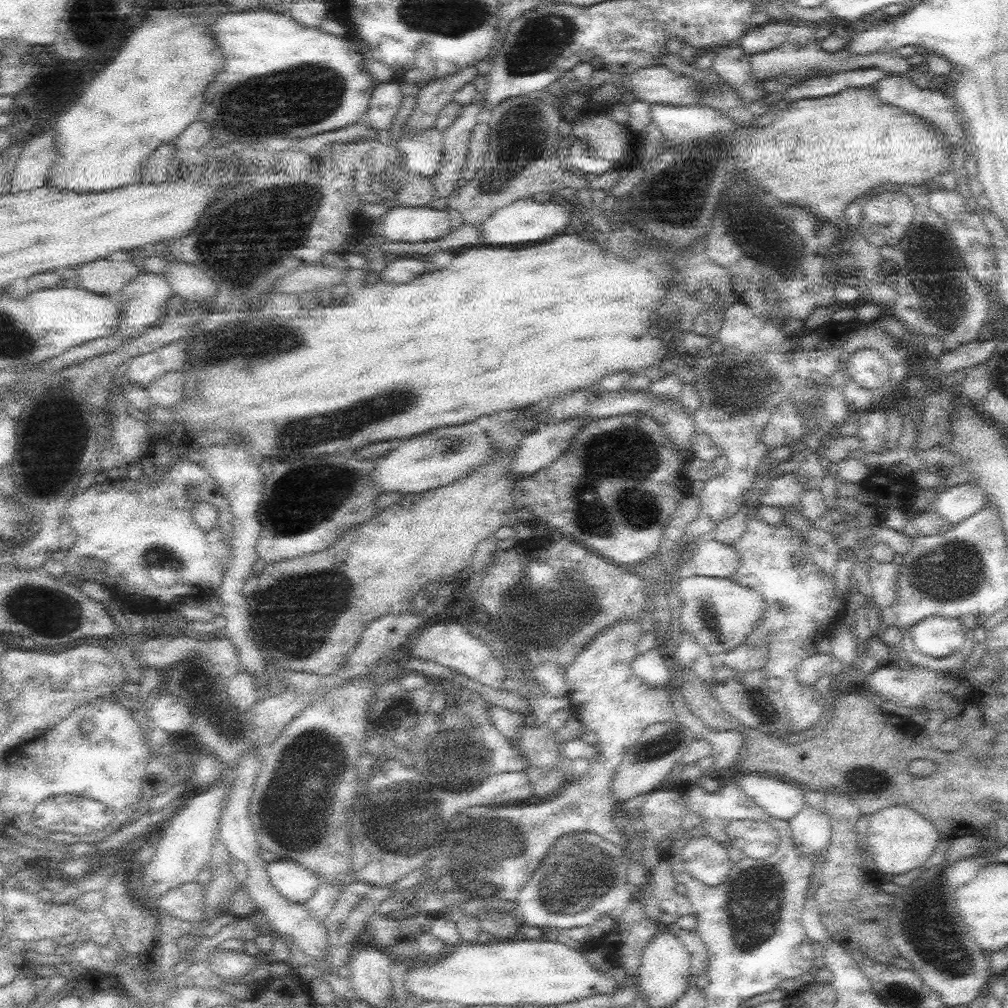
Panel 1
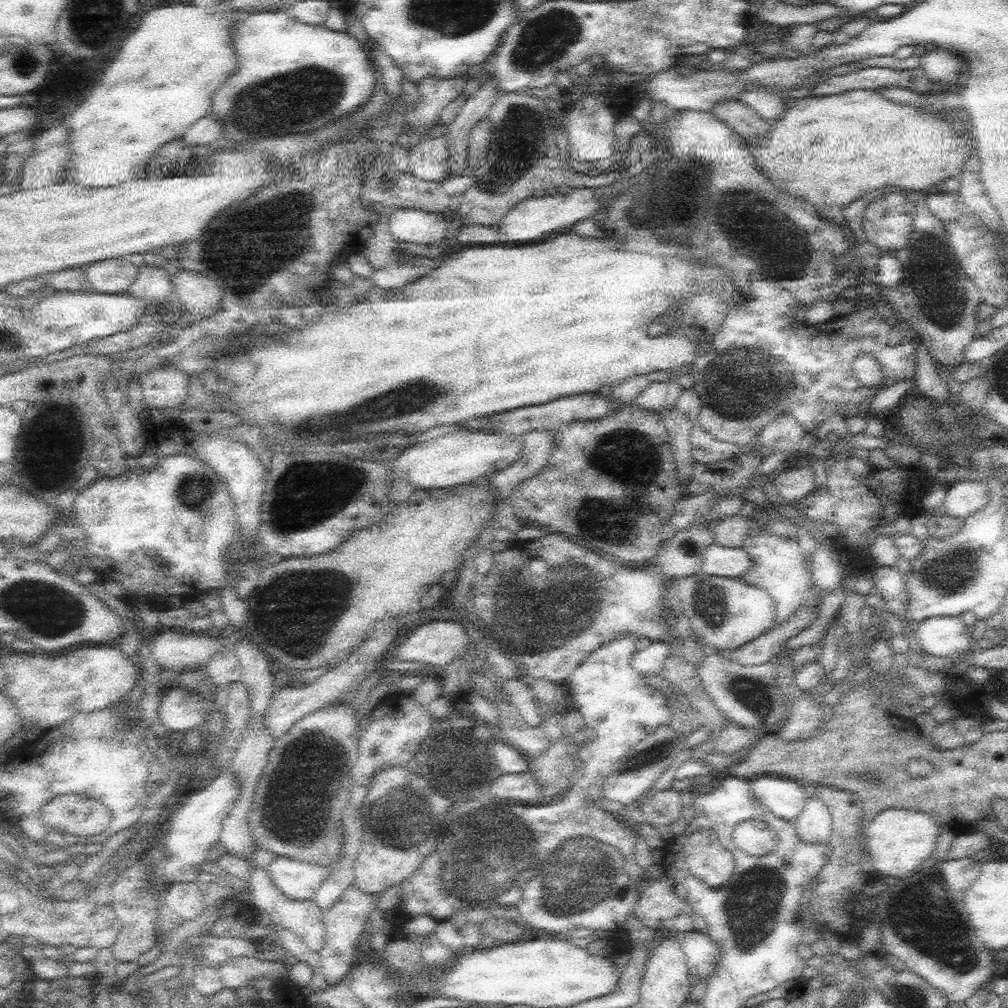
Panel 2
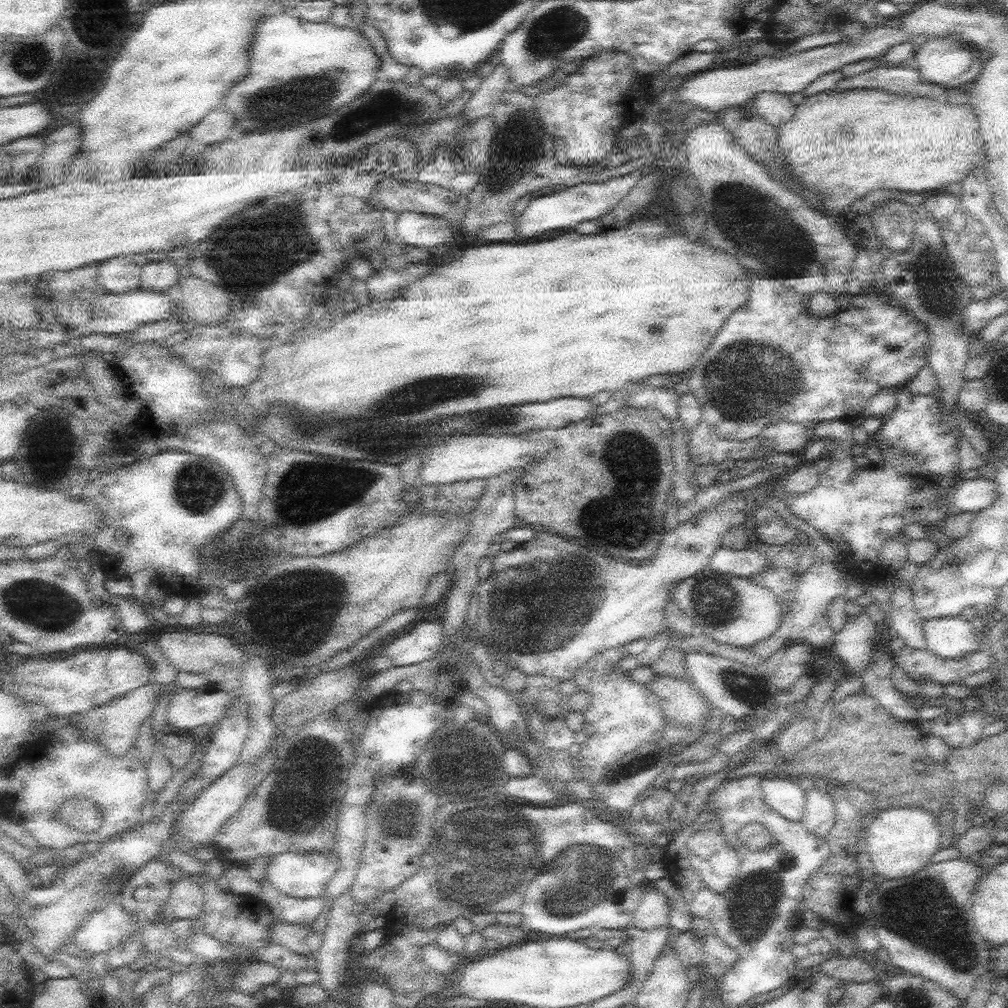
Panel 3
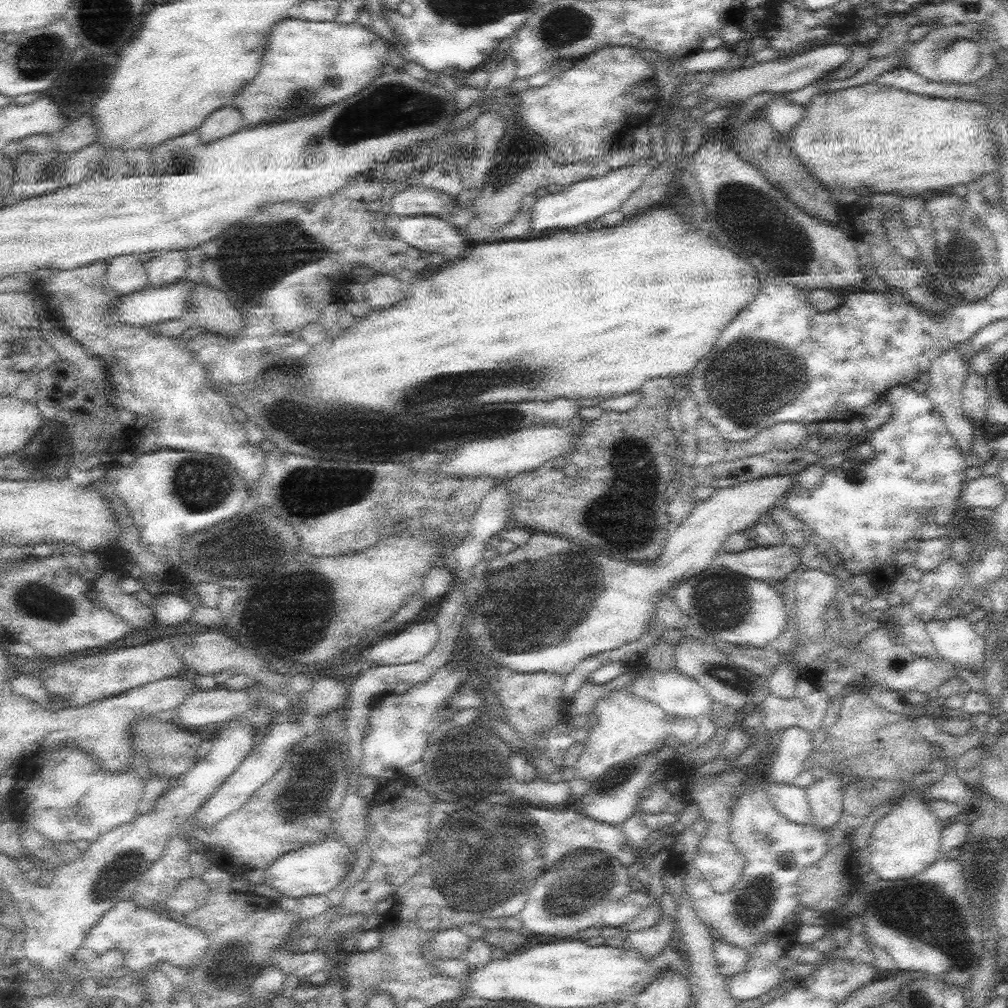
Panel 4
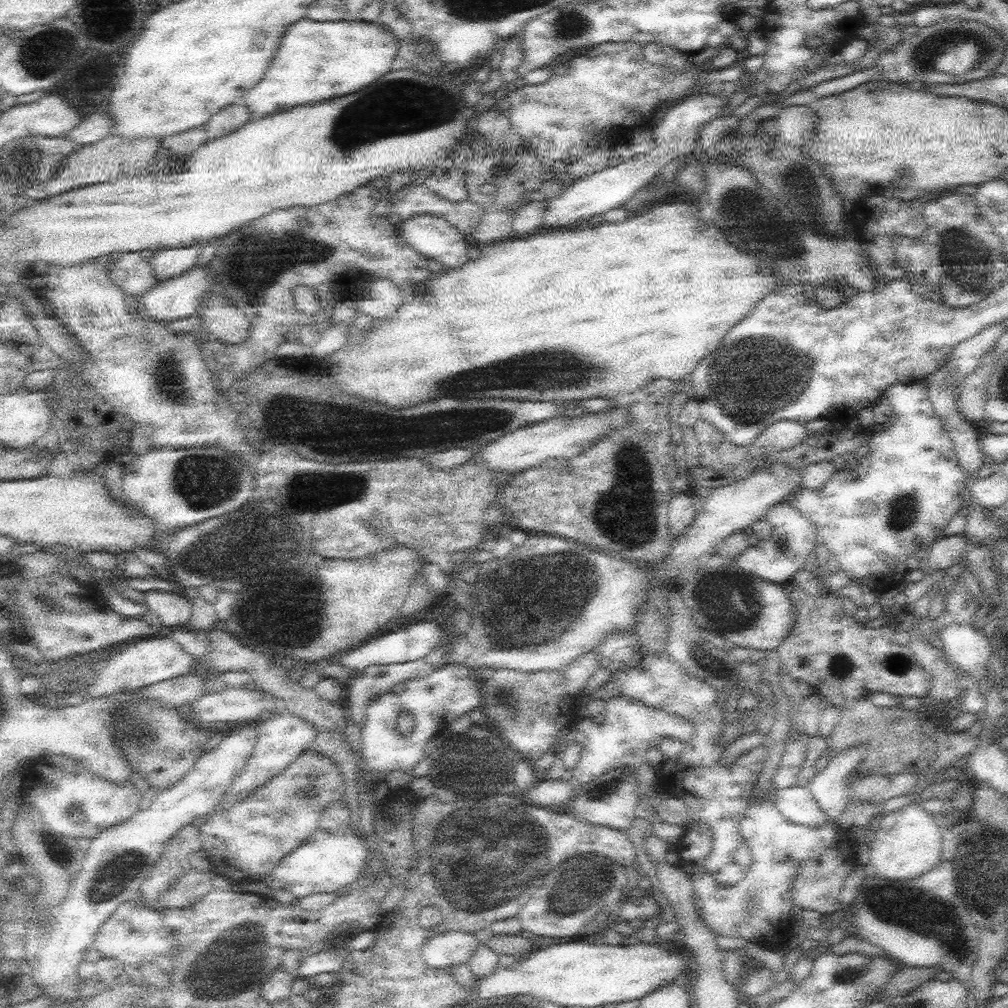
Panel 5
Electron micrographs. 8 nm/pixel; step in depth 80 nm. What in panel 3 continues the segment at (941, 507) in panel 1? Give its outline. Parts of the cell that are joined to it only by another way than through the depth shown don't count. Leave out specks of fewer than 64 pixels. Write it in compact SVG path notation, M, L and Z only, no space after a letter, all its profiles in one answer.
M986 478L962 479L952 492L952 513L980 512L996 502L996 482Z

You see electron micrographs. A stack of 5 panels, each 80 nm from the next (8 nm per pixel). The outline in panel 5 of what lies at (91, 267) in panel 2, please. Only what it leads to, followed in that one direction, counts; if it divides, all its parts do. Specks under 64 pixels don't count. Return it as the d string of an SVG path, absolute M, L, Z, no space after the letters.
M142 251L122 254L112 265L110 276L122 290L135 297L146 294L159 283L153 266L148 258L142 256Z

